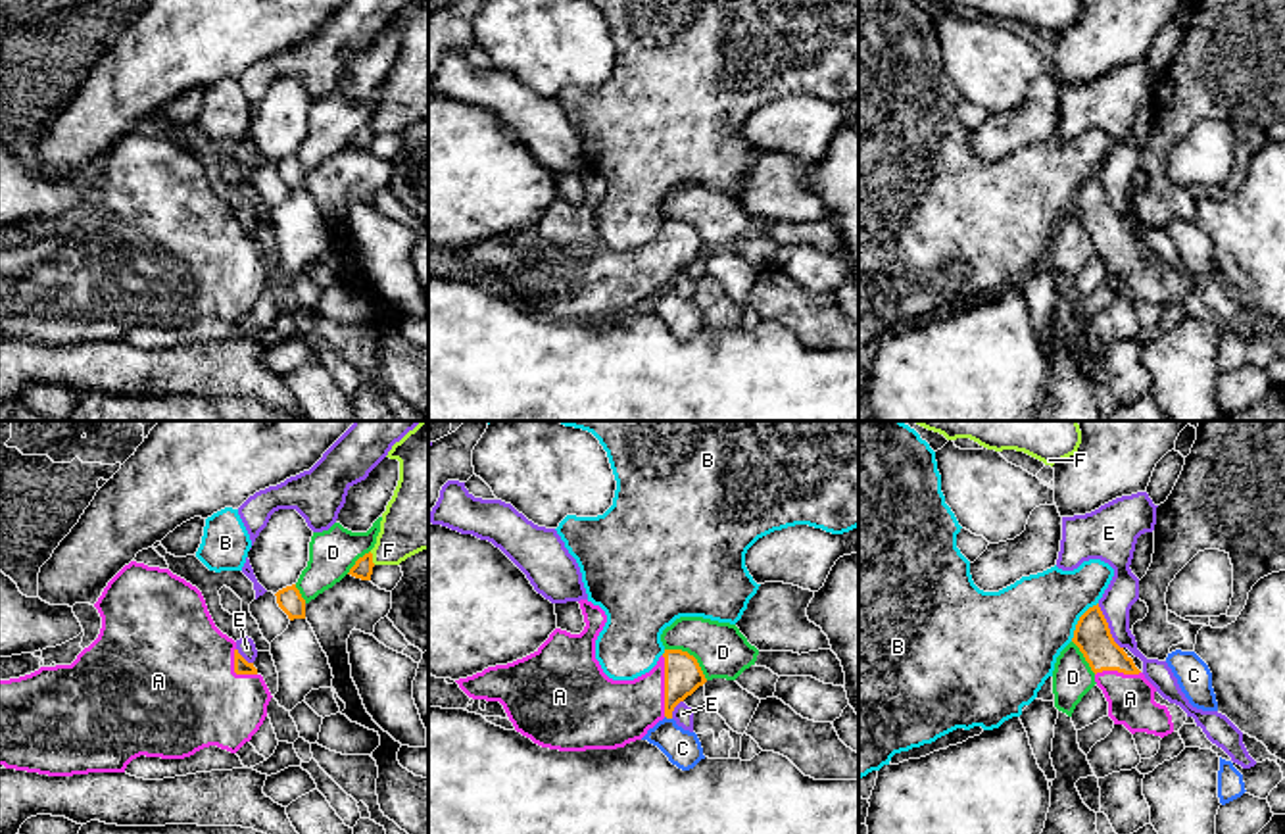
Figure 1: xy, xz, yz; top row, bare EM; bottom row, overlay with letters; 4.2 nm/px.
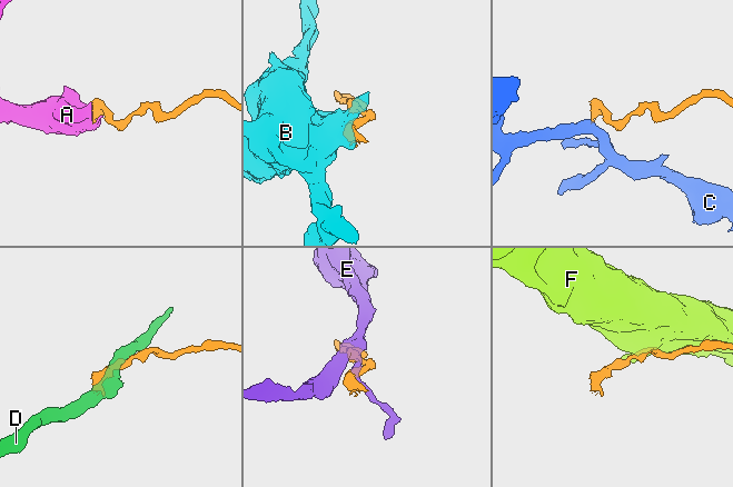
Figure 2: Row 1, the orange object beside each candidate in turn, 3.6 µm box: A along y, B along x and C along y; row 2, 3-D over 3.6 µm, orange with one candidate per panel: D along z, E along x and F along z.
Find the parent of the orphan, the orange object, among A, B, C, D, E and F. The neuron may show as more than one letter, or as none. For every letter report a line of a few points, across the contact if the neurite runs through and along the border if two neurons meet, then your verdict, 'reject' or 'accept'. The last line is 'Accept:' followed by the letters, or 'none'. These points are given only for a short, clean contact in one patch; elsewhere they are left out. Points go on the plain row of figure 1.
A: line xz (682, 245), (677, 245), (665, 256), (644, 271), (613, 283); accept
B: line yz (1097, 171), (1080, 187), (1070, 210); reject
C: line xz (665, 285), (671, 289); reject
D: reject
E: line yz (1097, 173), (1111, 206), (1122, 218); reject
F: reject
Accept: A

